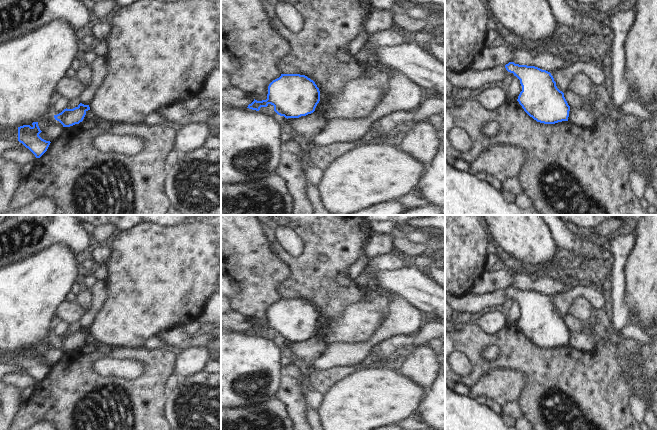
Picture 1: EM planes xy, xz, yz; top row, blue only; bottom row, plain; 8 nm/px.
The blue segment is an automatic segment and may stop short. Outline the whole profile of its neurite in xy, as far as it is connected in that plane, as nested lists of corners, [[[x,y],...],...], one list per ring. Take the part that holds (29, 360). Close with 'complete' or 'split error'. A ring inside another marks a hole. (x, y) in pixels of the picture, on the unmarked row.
[[[33,346],[9,354],[2,355],[0,353],[0,363],[18,364],[28,372],[36,382],[40,382],[47,375],[51,367],[39,360],[41,356],[38,346]]] | split error

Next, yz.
[[[514,286],[505,292],[520,304],[522,315],[517,325],[530,341],[544,348],[568,345],[570,330],[550,296]]] | complete

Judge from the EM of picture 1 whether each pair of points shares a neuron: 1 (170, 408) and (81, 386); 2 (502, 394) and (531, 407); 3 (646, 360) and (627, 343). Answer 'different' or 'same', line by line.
1: different
2: different
3: different

